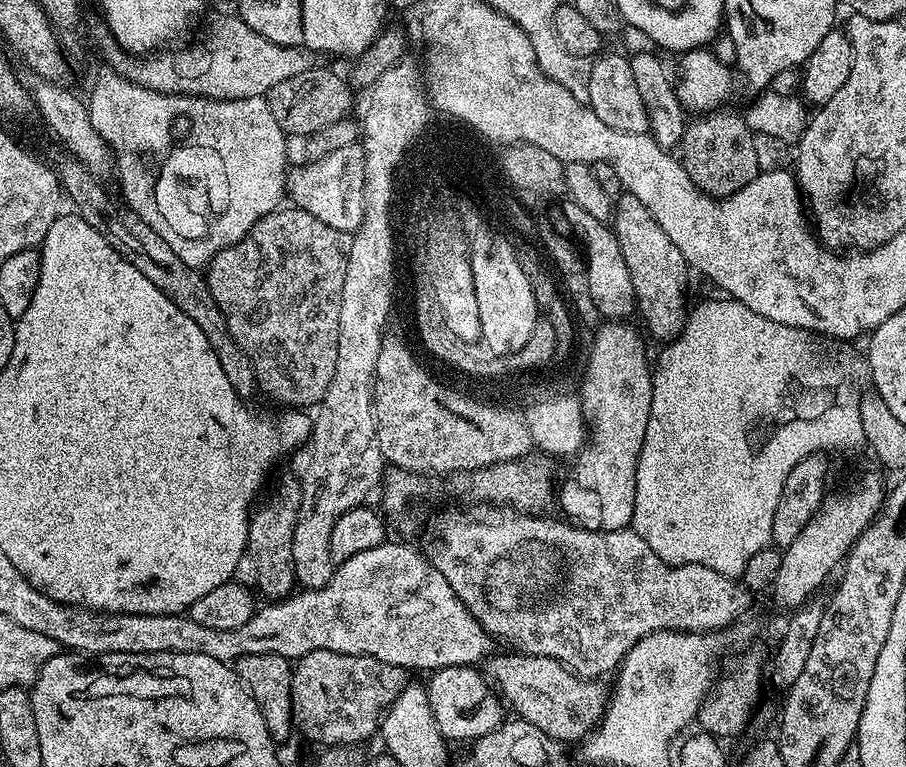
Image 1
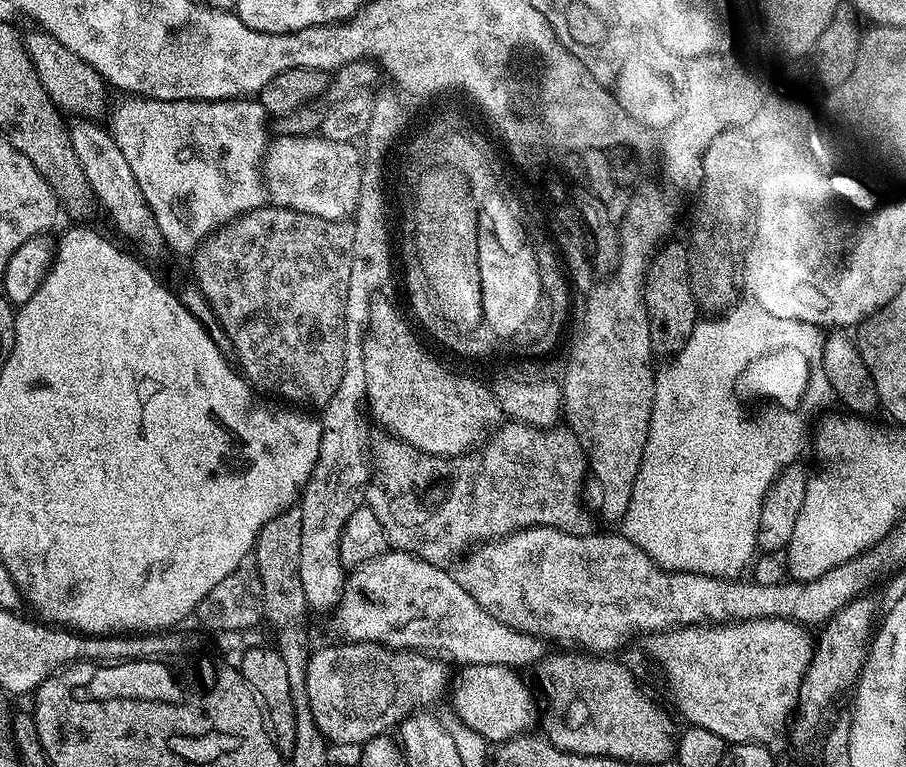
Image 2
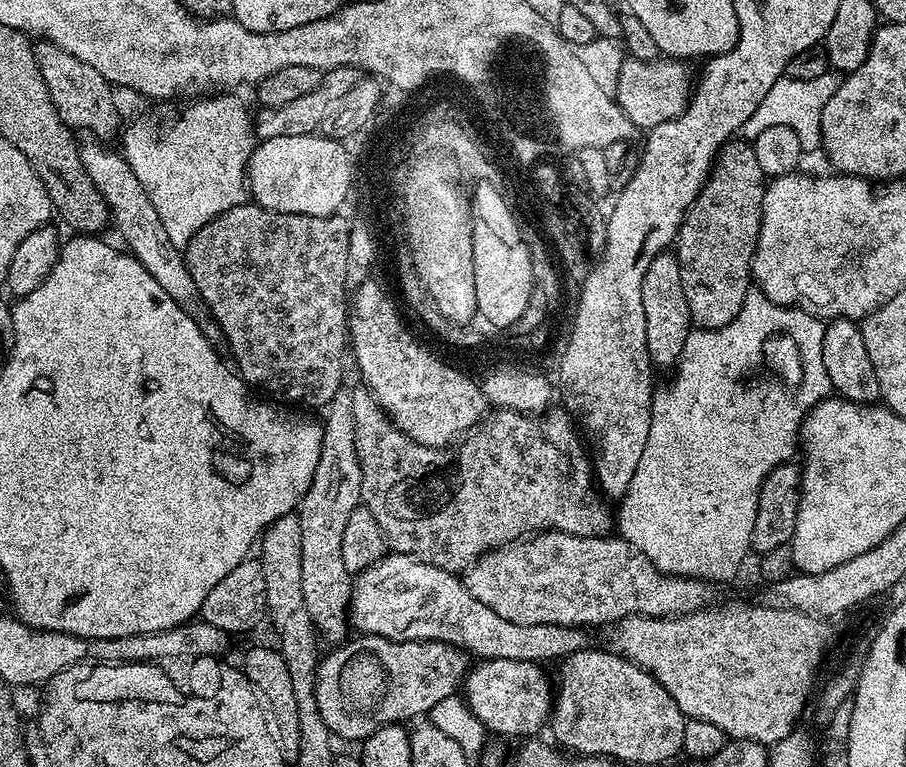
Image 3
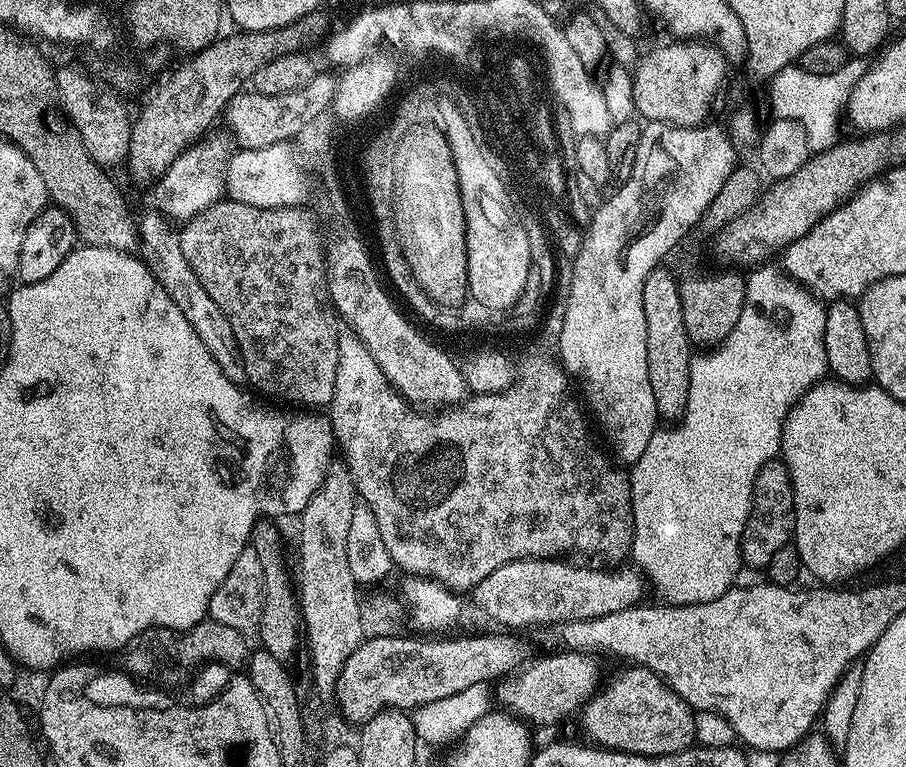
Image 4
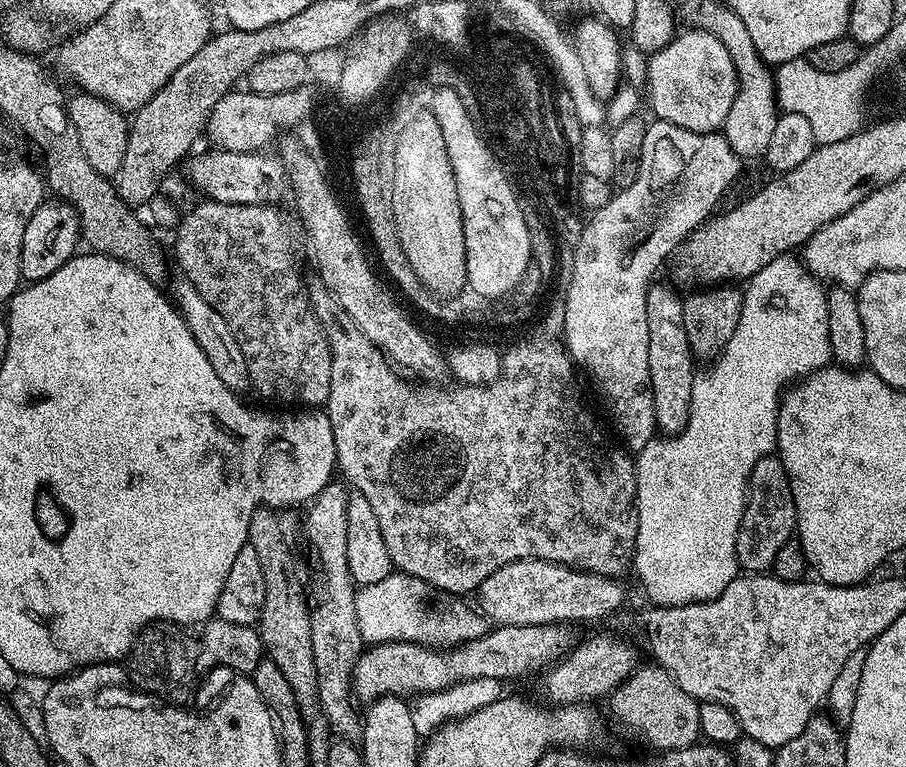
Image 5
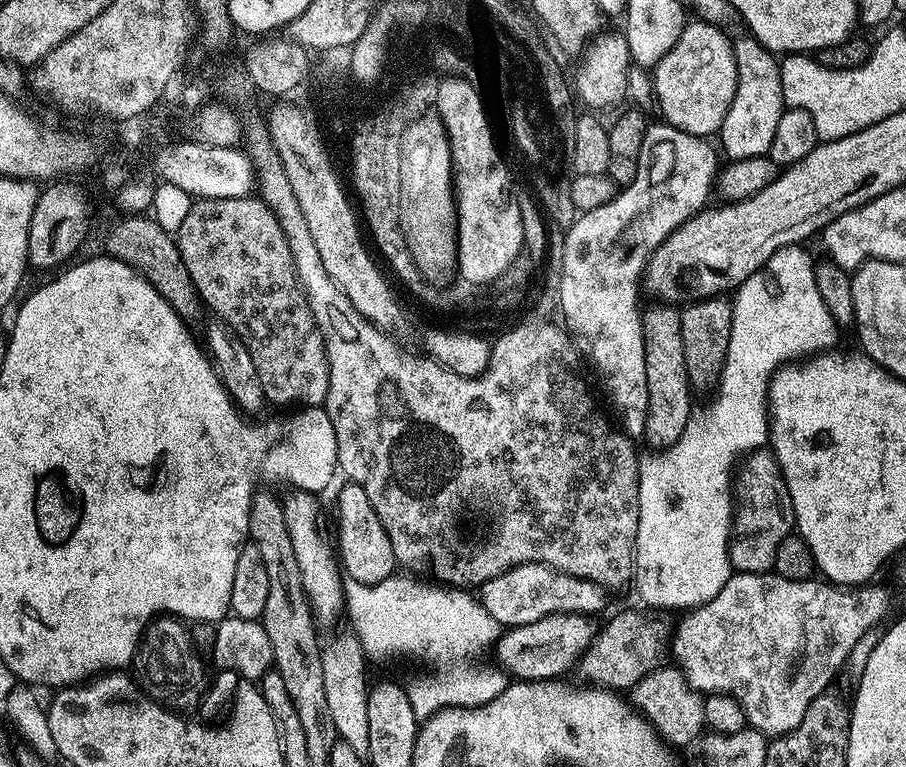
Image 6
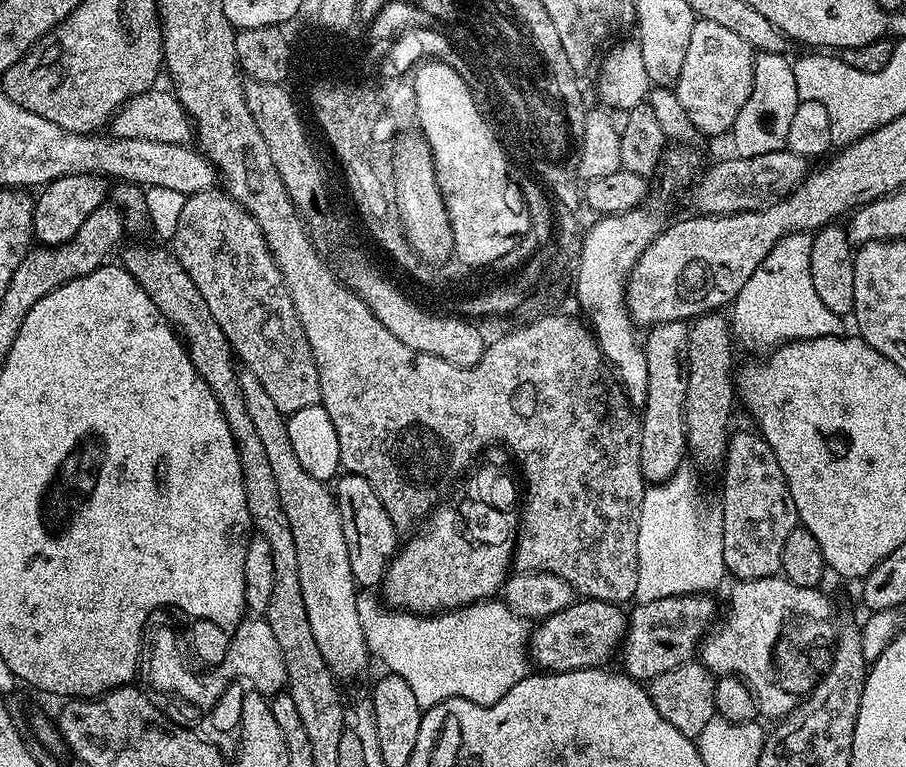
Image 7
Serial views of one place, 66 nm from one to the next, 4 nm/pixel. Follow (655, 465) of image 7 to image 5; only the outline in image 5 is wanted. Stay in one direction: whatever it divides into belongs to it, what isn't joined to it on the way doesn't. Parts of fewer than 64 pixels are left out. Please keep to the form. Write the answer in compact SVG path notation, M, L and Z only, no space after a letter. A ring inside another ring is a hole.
M653 283L646 294L646 330L650 330L650 386L654 398L654 414L656 426L661 433L675 434L683 430L688 421L692 405L692 383L696 381L697 373L692 372L694 357L690 350L690 342L686 338L684 325L684 301L681 293L667 288L664 284Z

